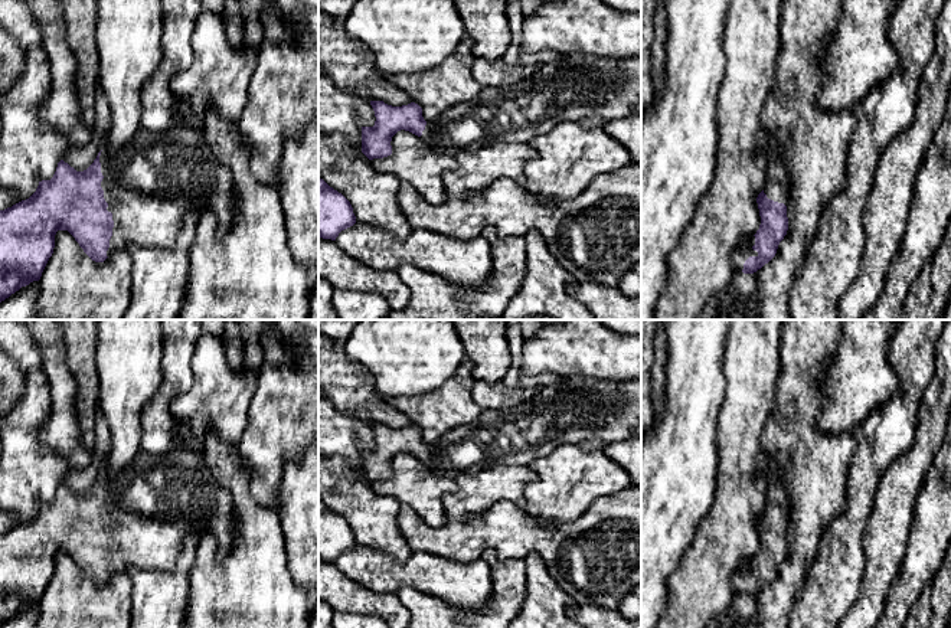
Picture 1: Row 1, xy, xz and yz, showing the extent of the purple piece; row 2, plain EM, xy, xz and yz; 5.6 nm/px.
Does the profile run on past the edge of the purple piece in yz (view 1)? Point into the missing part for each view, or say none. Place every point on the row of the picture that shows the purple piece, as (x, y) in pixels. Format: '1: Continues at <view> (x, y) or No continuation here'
1: Continues at yz (777, 187)

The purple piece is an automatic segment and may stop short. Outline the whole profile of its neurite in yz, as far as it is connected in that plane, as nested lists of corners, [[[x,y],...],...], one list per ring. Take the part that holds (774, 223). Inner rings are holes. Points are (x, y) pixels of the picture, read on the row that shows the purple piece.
[[[777,145],[767,156],[767,181],[756,203],[761,225],[755,235],[742,241],[733,252],[736,271],[754,274],[777,254],[780,242],[788,230],[787,203],[790,176],[785,160]]]

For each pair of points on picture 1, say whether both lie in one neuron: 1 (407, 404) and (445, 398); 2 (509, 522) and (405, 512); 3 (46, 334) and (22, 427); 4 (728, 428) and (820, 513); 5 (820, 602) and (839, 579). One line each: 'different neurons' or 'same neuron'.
1: same neuron
2: same neuron
3: different neurons
4: different neurons
5: same neuron

